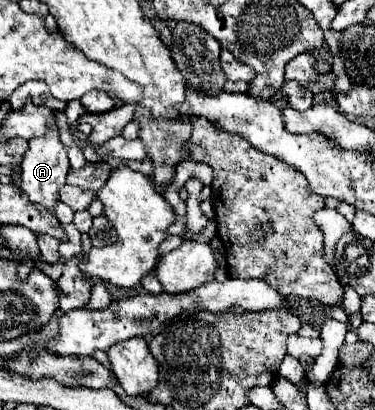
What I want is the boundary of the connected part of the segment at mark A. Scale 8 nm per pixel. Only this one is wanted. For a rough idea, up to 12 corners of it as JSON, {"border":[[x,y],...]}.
{"border":[[50,122],[22,160],[22,192],[48,210],[66,184],[66,146]]}

